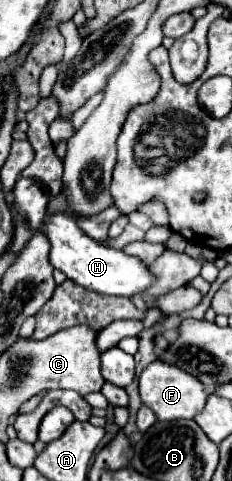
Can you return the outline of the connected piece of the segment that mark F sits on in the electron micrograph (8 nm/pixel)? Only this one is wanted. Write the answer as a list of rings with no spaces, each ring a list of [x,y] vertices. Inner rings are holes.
[[[164,361],[150,363],[140,375],[140,397],[146,407],[150,407],[160,421],[176,421],[176,419],[194,419],[206,405],[206,391],[196,377],[184,373],[180,367],[168,365]]]

